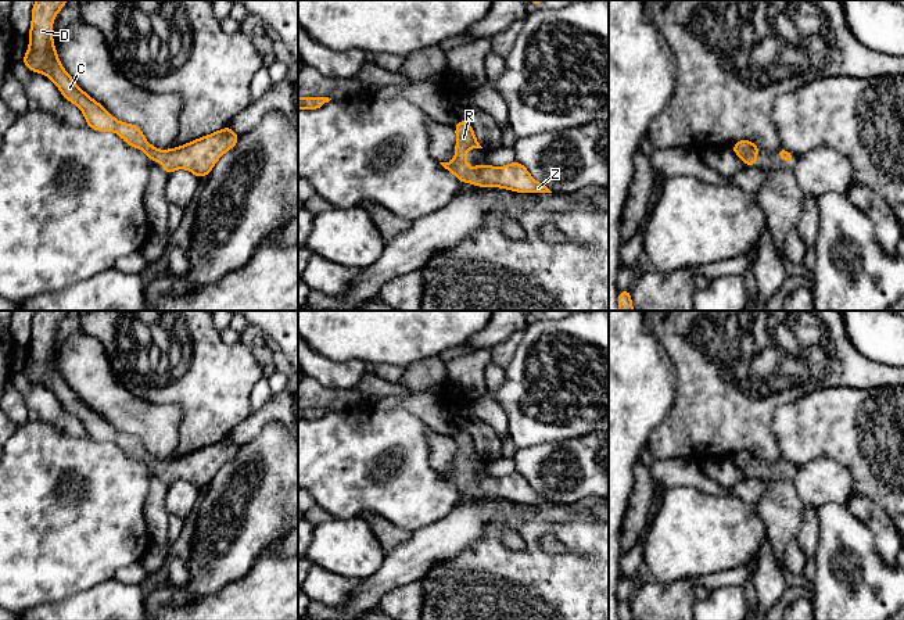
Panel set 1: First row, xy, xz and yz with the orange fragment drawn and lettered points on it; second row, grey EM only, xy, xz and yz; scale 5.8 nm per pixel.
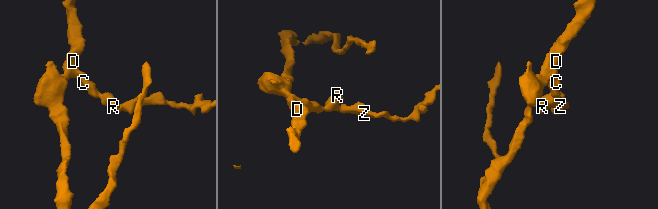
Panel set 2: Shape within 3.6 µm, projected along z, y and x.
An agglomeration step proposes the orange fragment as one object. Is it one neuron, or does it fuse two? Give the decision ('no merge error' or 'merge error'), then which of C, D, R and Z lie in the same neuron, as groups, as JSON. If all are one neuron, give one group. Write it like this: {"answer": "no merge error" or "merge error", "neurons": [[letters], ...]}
{"answer": "no merge error", "neurons": [["C", "D", "R", "Z"]]}

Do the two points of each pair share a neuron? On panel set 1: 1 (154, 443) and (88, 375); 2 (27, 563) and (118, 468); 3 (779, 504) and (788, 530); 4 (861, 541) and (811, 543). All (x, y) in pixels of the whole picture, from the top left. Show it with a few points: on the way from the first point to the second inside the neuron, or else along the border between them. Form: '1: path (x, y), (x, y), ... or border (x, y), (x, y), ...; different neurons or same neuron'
1: path (139, 426), (104, 391); same neuron
2: path (53, 537), (67, 523), (78, 522), (93, 494); same neuron
3: path (781, 511), (782, 523); same neuron
4: border (817, 509), (818, 545), (813, 574); different neurons

